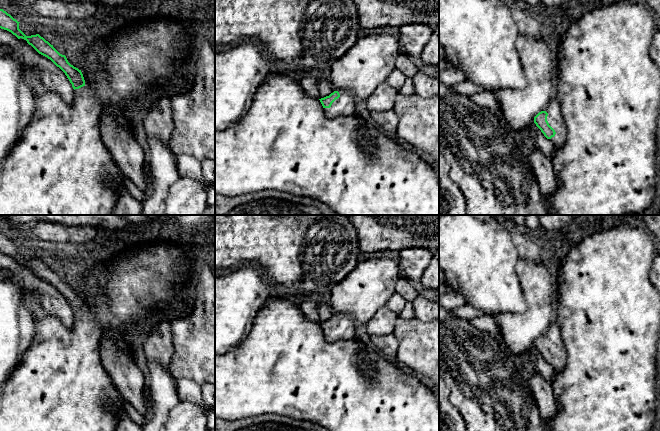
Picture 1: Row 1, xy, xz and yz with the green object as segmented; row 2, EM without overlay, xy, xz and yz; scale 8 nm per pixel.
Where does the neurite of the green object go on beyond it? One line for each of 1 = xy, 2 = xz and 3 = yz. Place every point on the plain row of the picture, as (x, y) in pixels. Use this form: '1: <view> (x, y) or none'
1: none
2: xz (345, 329)
3: yz (554, 342)

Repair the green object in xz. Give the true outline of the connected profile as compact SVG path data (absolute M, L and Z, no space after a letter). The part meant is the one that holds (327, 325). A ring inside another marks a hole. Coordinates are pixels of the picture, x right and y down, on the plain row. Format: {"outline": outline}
{"outline": "M333 312L329 320L319 324L323 330L325 340L329 343L355 339L356 337L357 324L348 314Z"}

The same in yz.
{"outline": "M556 318L550 323L548 330L534 341L534 347L555 373L564 369L567 355Z"}

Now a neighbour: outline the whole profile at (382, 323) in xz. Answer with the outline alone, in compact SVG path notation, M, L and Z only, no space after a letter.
M386 306L378 309L376 314L365 324L370 335L386 336L394 331L399 315Z

